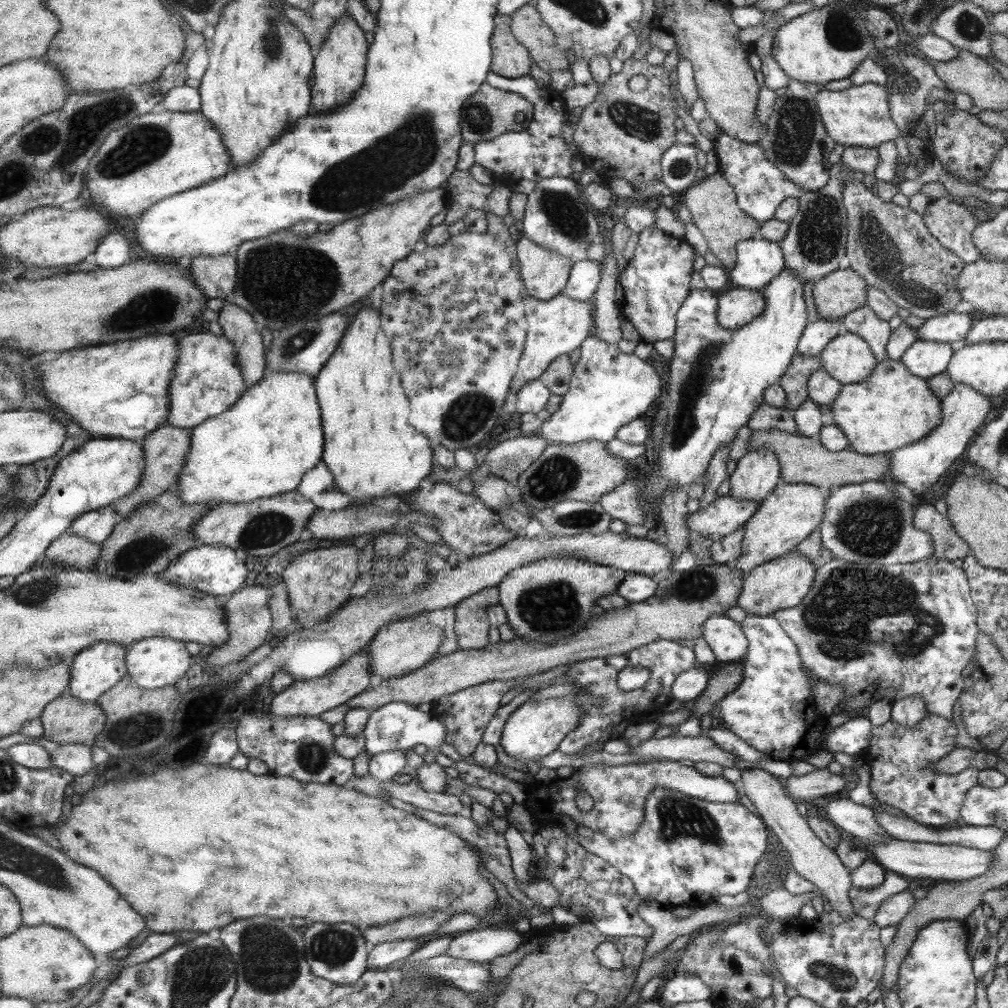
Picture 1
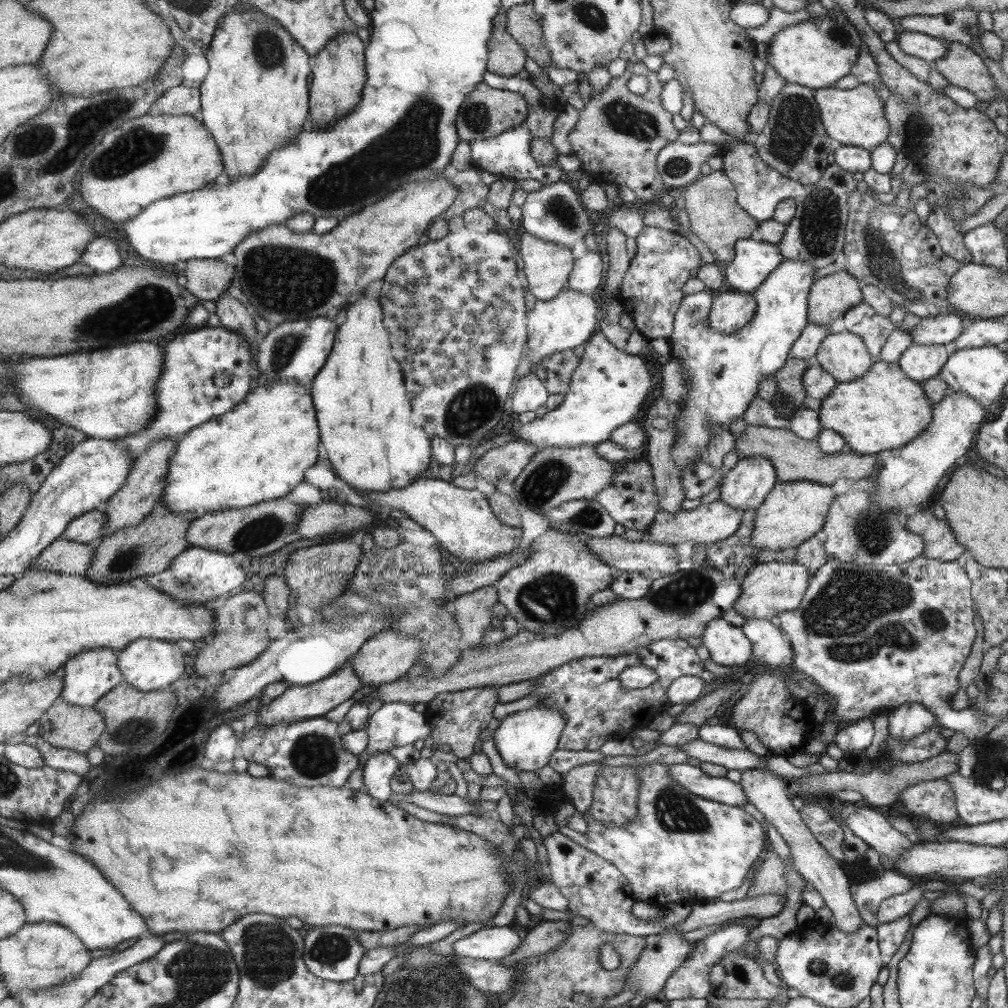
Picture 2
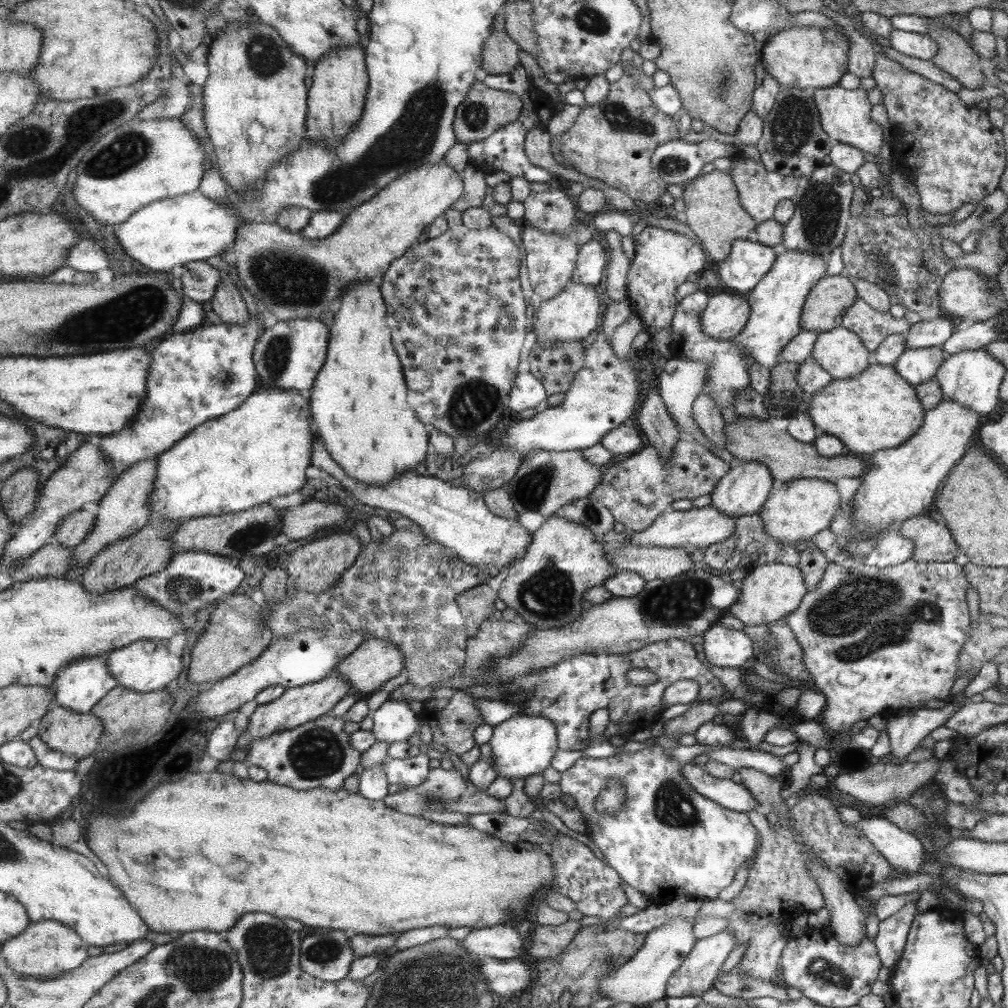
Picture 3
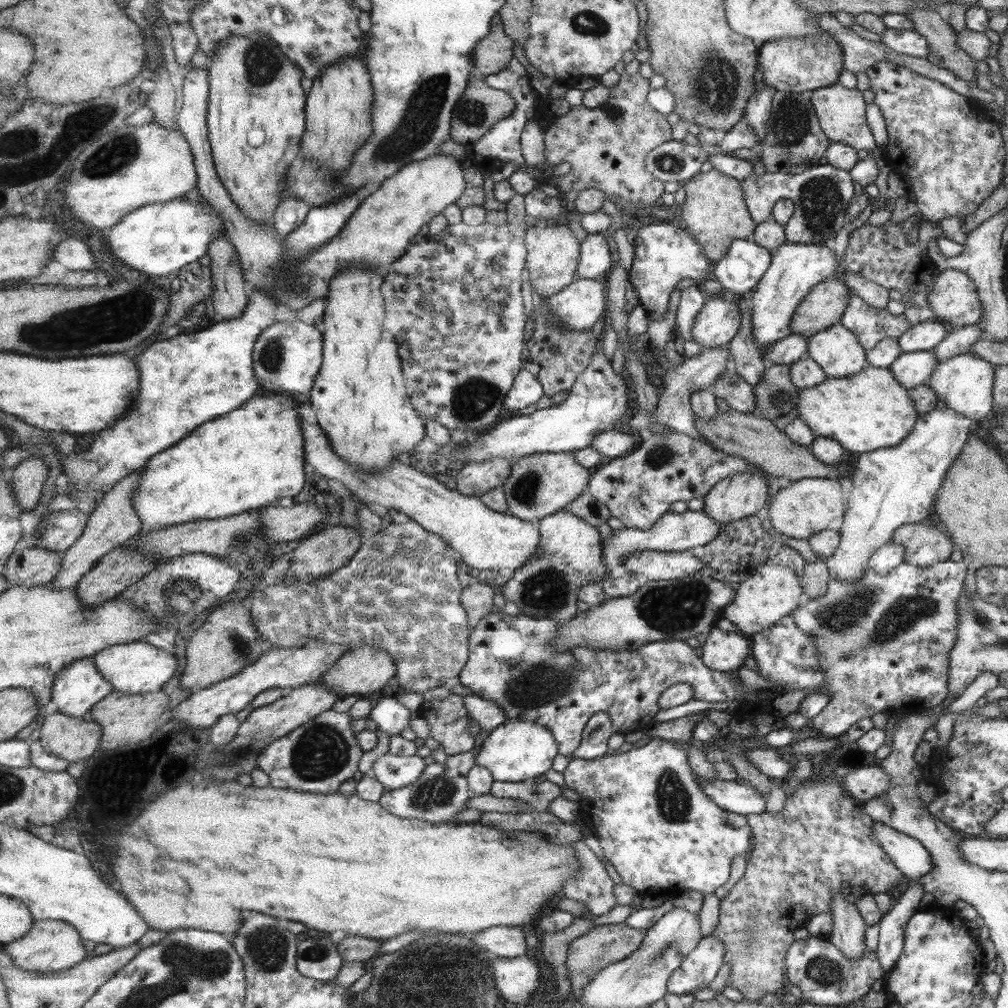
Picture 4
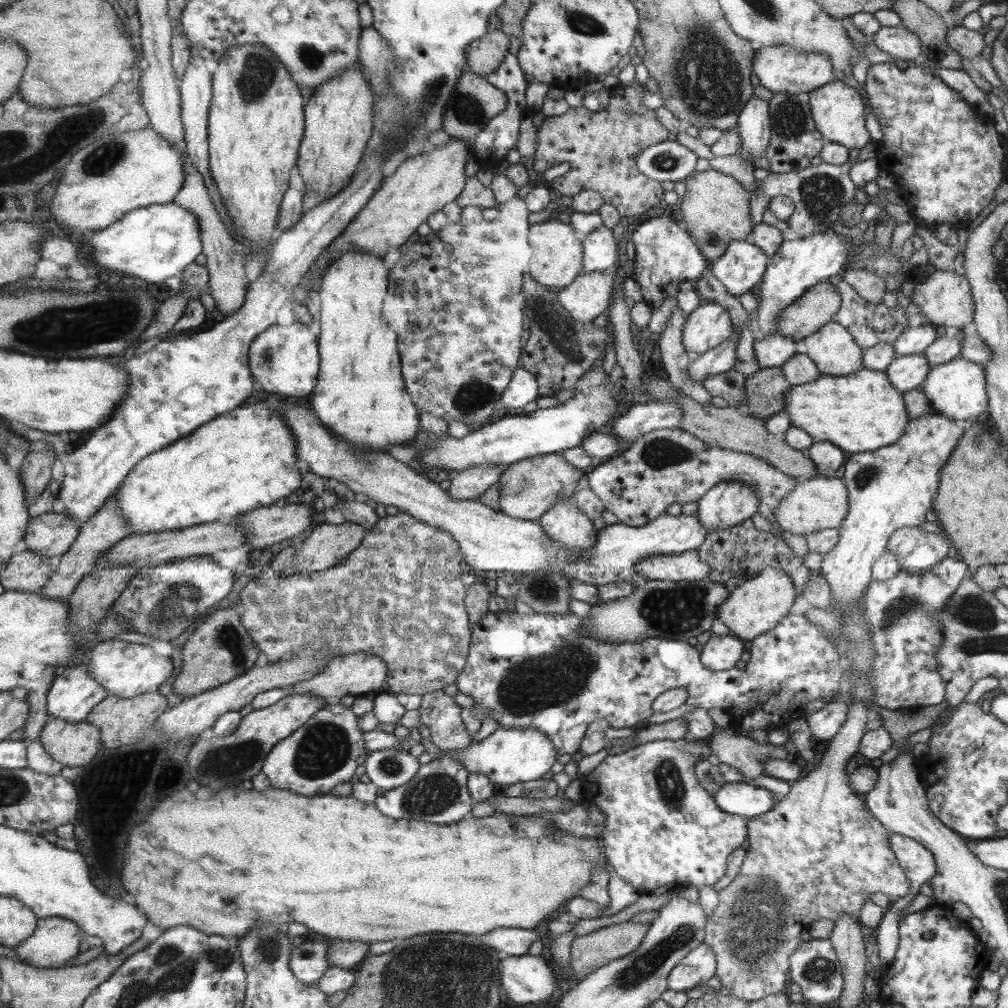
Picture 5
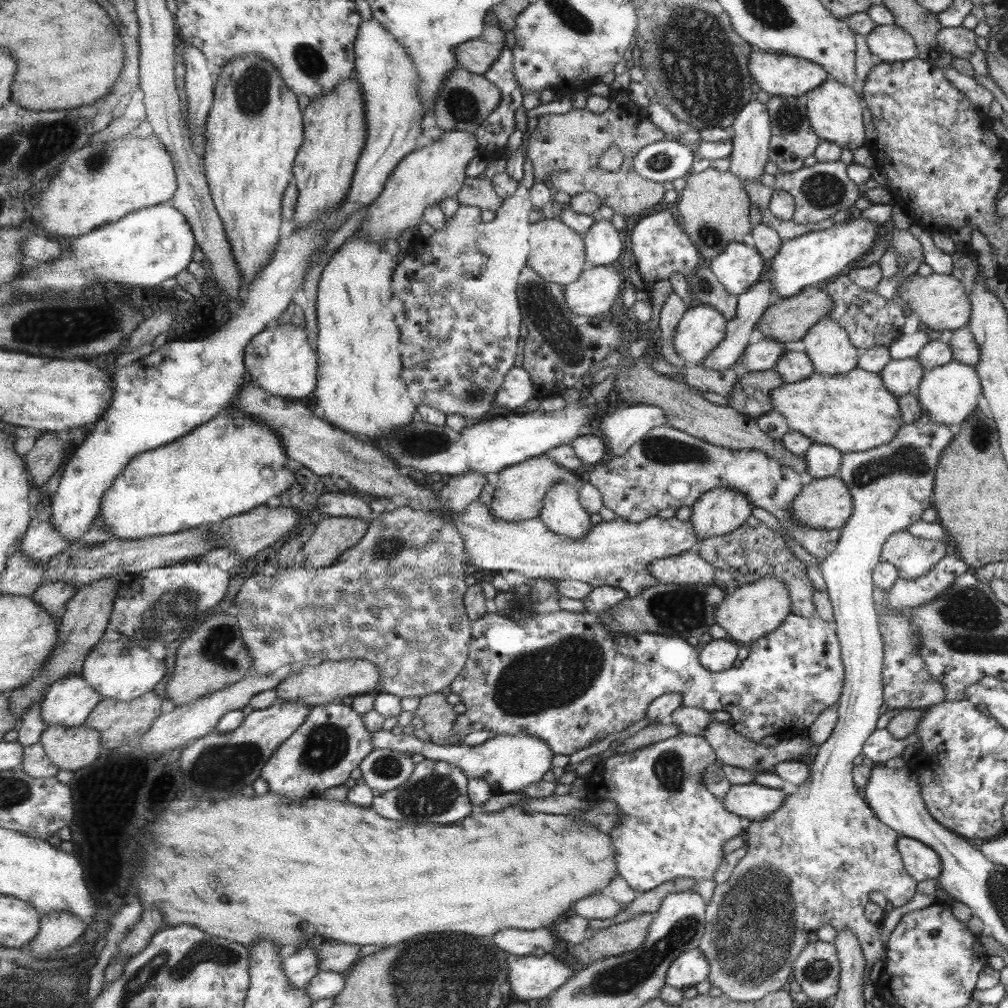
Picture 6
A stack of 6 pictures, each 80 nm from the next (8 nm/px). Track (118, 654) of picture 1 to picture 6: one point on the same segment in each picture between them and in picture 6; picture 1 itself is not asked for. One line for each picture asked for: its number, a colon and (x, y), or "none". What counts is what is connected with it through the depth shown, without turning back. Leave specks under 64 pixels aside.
2: (91, 675)
3: (82, 684)
4: (78, 688)
5: (75, 693)
6: (69, 702)

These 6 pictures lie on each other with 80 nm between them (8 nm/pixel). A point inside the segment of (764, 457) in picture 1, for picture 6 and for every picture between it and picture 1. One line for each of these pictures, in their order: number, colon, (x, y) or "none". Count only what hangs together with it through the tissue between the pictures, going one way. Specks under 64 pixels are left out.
2: (745, 486)
3: (742, 491)
4: (733, 498)
5: (727, 504)
6: (719, 511)

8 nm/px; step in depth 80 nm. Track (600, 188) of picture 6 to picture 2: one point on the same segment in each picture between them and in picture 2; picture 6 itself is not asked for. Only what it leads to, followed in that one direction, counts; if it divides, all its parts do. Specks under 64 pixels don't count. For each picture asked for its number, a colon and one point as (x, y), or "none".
2: (617, 136)
3: (612, 141)
4: (606, 148)
5: (600, 147)

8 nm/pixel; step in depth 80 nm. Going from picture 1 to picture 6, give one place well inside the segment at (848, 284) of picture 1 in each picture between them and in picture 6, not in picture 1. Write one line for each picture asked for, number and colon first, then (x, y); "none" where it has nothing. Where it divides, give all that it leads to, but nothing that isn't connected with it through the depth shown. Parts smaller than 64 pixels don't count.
2: (831, 296)
3: (823, 310)
4: (822, 307)
5: (817, 307)
6: (787, 319)

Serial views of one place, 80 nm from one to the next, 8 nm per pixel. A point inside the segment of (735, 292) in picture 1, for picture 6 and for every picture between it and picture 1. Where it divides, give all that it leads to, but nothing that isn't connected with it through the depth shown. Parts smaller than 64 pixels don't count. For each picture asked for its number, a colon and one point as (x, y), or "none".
2: (729, 312)
3: (723, 318)
4: (717, 322)
5: (709, 324)
6: (701, 329)

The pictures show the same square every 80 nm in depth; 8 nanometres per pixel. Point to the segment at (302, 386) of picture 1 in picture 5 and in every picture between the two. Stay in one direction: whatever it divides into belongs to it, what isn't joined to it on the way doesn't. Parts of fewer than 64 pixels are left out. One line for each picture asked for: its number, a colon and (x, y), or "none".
2: (259, 451)
3: (261, 450)
4: (243, 460)
5: (244, 459)

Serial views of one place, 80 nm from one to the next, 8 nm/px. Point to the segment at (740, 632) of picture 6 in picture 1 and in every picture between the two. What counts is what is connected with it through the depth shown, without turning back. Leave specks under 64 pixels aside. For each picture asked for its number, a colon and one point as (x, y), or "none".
1: (777, 584)
2: (770, 588)
3: (771, 591)
4: (773, 591)
5: (755, 606)

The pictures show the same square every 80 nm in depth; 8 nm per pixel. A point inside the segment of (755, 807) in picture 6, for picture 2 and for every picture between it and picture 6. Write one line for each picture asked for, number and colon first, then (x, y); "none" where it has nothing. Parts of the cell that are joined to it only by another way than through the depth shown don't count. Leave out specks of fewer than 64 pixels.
2: (716, 789)
3: (732, 796)
4: (732, 797)
5: (745, 800)

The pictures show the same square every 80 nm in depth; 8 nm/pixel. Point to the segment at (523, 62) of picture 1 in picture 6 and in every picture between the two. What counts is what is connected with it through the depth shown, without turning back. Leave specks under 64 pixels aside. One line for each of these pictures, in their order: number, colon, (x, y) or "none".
2: (506, 57)
3: (499, 52)
4: (491, 53)
5: (484, 55)
6: (475, 56)

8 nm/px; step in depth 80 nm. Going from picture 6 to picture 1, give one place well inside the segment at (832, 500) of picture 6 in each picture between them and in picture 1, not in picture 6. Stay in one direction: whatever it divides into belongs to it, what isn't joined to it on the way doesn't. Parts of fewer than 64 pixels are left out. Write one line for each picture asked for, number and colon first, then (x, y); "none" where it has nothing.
1: (786, 516)
2: (792, 512)
3: (799, 509)
4: (804, 507)
5: (819, 503)

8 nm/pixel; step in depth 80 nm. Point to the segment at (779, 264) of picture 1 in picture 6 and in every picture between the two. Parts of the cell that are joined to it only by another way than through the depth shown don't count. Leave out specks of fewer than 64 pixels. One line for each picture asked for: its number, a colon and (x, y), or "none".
2: (752, 261)
3: (744, 267)
4: (741, 268)
5: (742, 265)
6: (739, 266)

